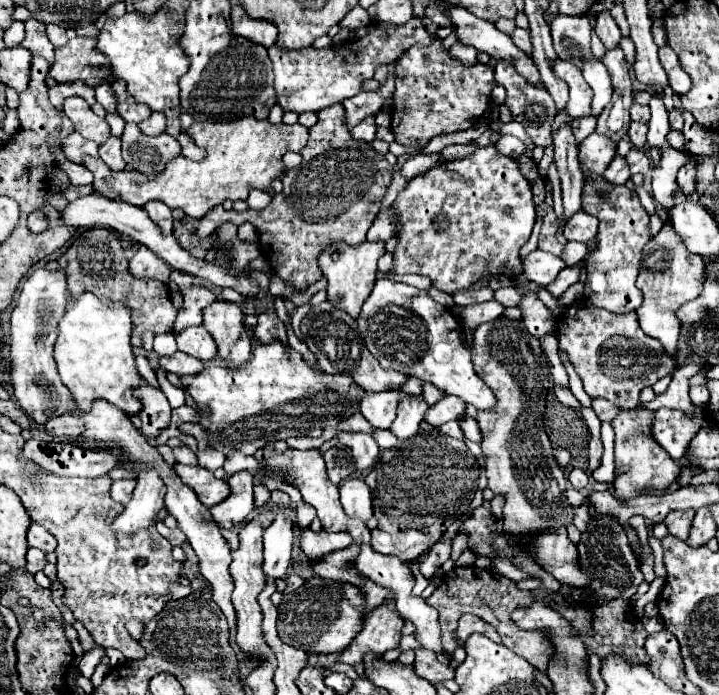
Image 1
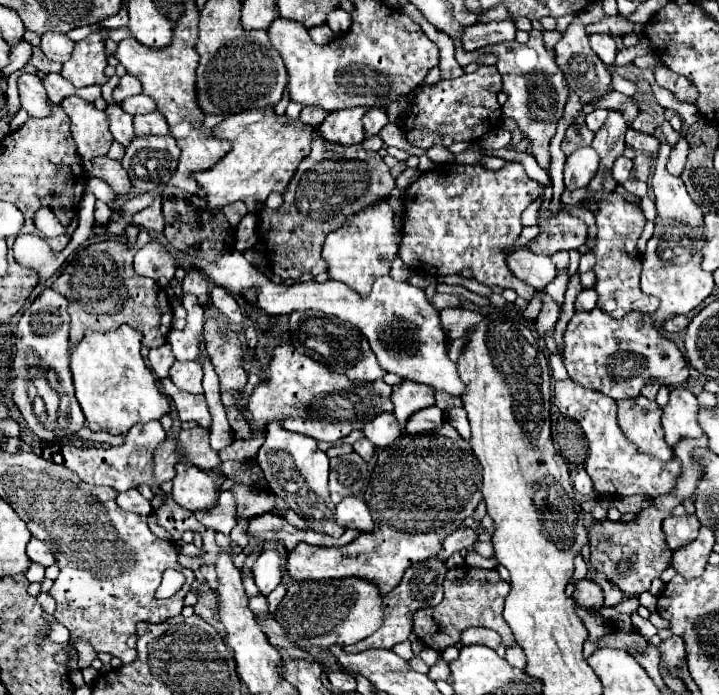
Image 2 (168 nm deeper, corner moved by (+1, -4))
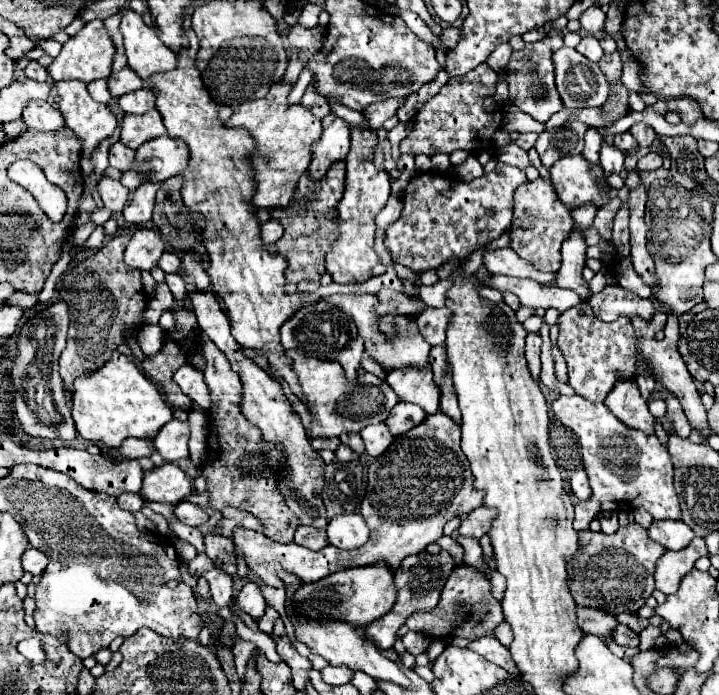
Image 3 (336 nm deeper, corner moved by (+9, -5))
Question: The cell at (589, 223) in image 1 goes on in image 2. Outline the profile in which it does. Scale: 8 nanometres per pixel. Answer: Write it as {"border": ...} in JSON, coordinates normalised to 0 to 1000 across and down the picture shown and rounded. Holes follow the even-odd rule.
{"border":[[[751,298],[748,327],[751,327],[751,335],[737,350],[734,358],[740,364],[751,364],[762,370],[776,361],[804,358],[807,353],[815,350],[815,341],[818,341],[815,321],[782,301],[776,306],[768,306],[765,301]]]}

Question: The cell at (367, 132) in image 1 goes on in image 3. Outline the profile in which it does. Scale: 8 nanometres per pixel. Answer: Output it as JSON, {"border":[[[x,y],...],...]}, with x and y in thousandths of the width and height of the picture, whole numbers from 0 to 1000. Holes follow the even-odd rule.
{"border":[[[562,141],[559,144],[534,144],[534,147],[523,147],[523,150],[515,150],[503,164],[509,170],[509,178],[512,184],[517,187],[526,187],[531,184],[531,178],[551,164],[551,158],[556,155],[556,147],[562,150]]]}

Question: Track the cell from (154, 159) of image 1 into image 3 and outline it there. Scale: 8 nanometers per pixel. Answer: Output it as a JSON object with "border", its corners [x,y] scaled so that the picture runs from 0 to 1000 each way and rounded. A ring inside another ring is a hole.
{"border":[[[223,196],[200,204],[186,224],[184,245],[170,247],[167,262],[178,273],[189,273],[200,259],[228,262],[253,247],[261,236],[261,210],[256,201]]]}

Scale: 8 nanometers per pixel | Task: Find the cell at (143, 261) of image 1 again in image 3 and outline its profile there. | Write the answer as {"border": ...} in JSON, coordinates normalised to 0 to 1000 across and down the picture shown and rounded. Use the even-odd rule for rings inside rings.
{"border":[[[192,328],[172,363],[172,377],[189,388],[211,388],[228,363],[225,342],[209,328]]]}

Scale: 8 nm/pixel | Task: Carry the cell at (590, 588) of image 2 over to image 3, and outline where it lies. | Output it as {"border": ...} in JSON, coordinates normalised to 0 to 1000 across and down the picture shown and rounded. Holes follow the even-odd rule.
{"border":[[[801,872],[801,886],[804,886],[804,901],[815,912],[829,912],[834,918],[848,915],[854,901],[857,901],[857,889],[840,878],[834,878],[834,875]]]}

